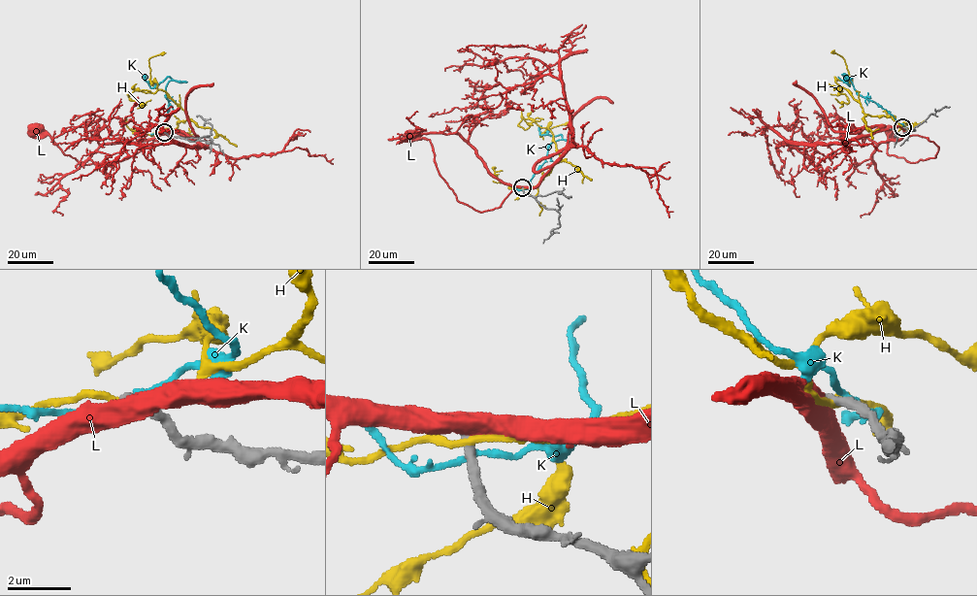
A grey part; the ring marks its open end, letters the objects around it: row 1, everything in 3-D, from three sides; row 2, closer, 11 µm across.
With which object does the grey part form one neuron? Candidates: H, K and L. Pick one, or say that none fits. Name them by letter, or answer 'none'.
none

